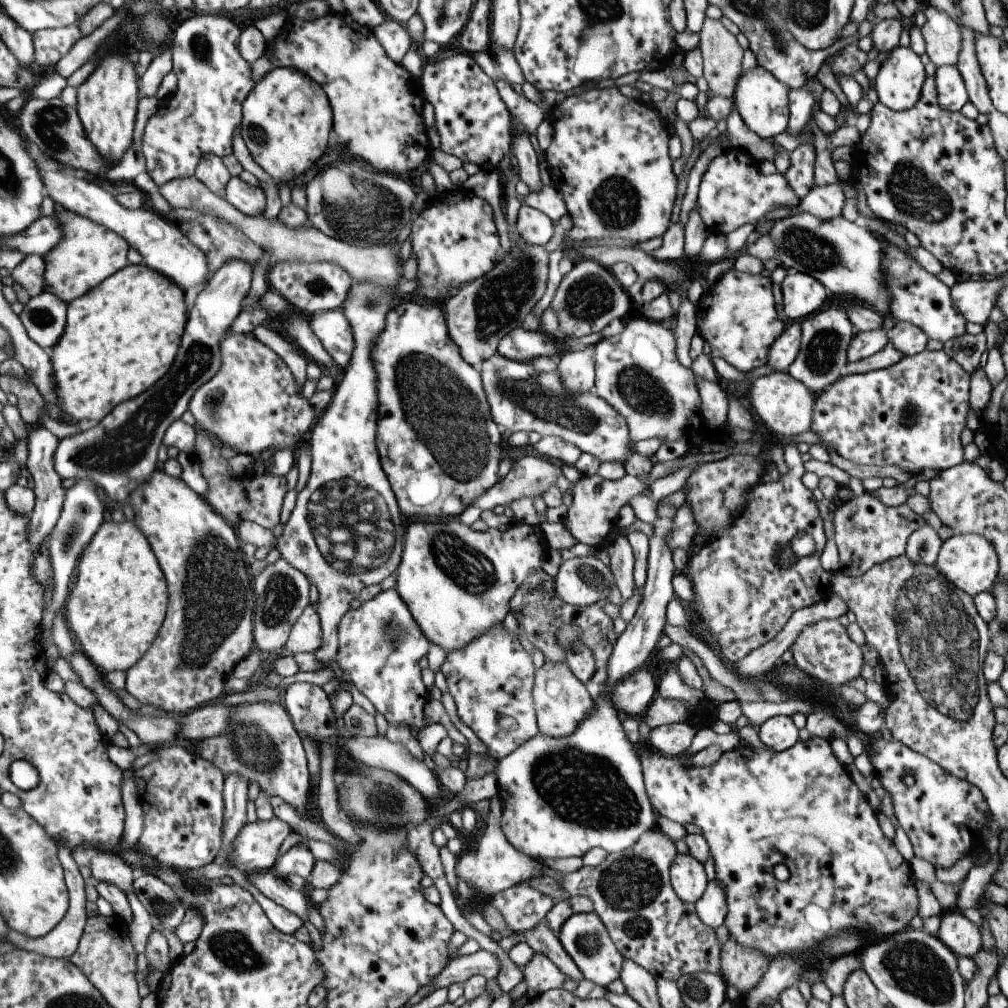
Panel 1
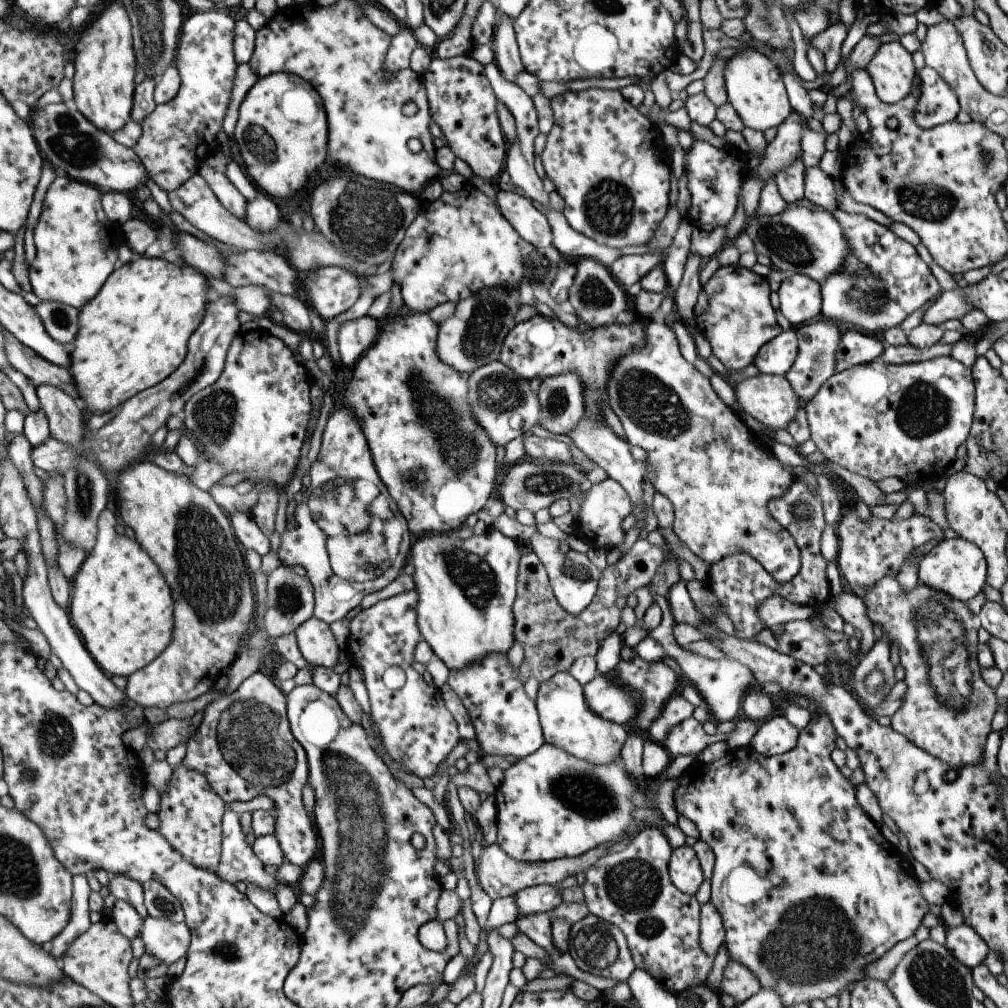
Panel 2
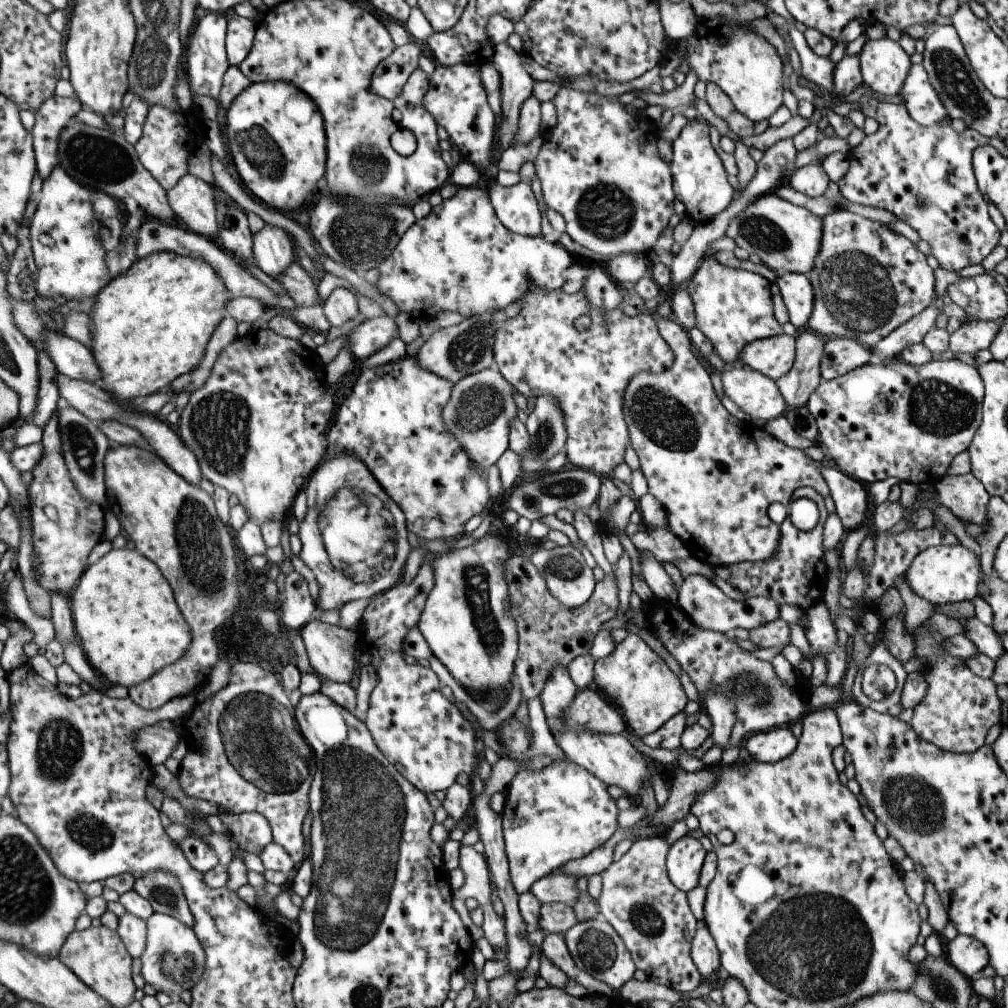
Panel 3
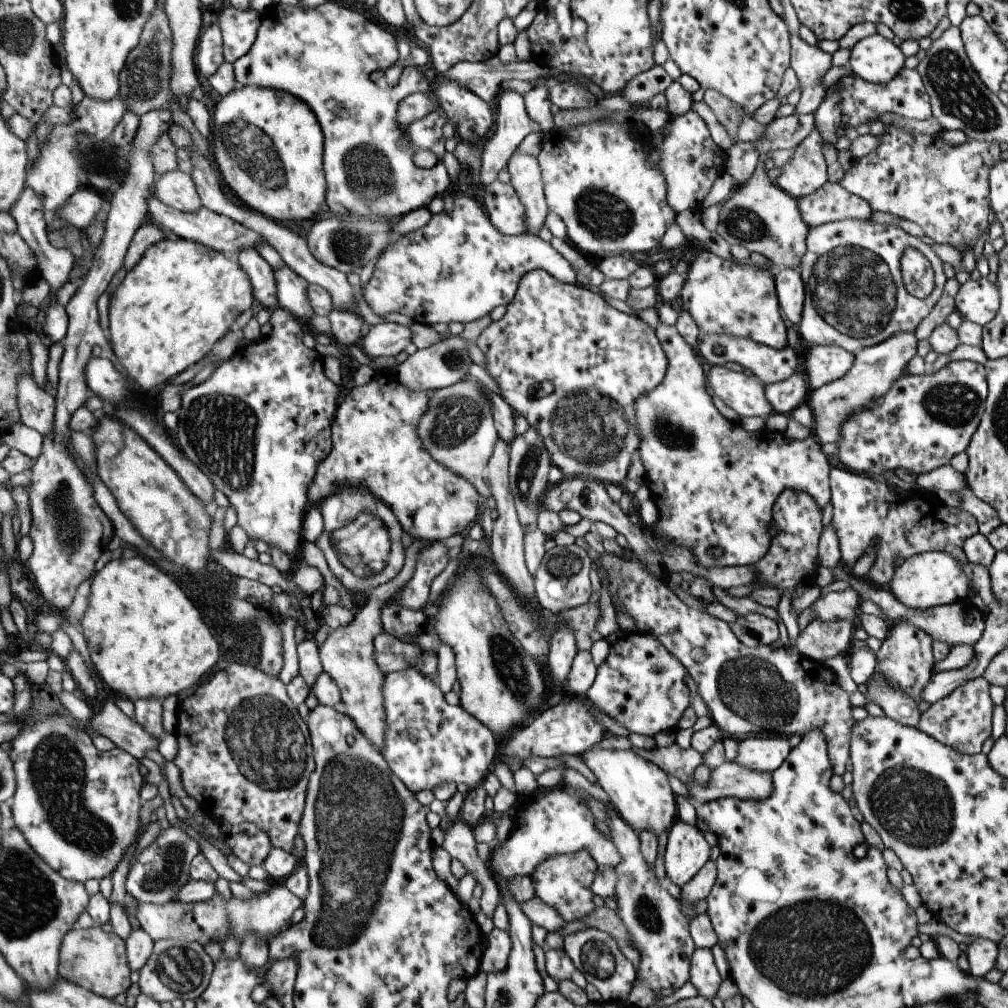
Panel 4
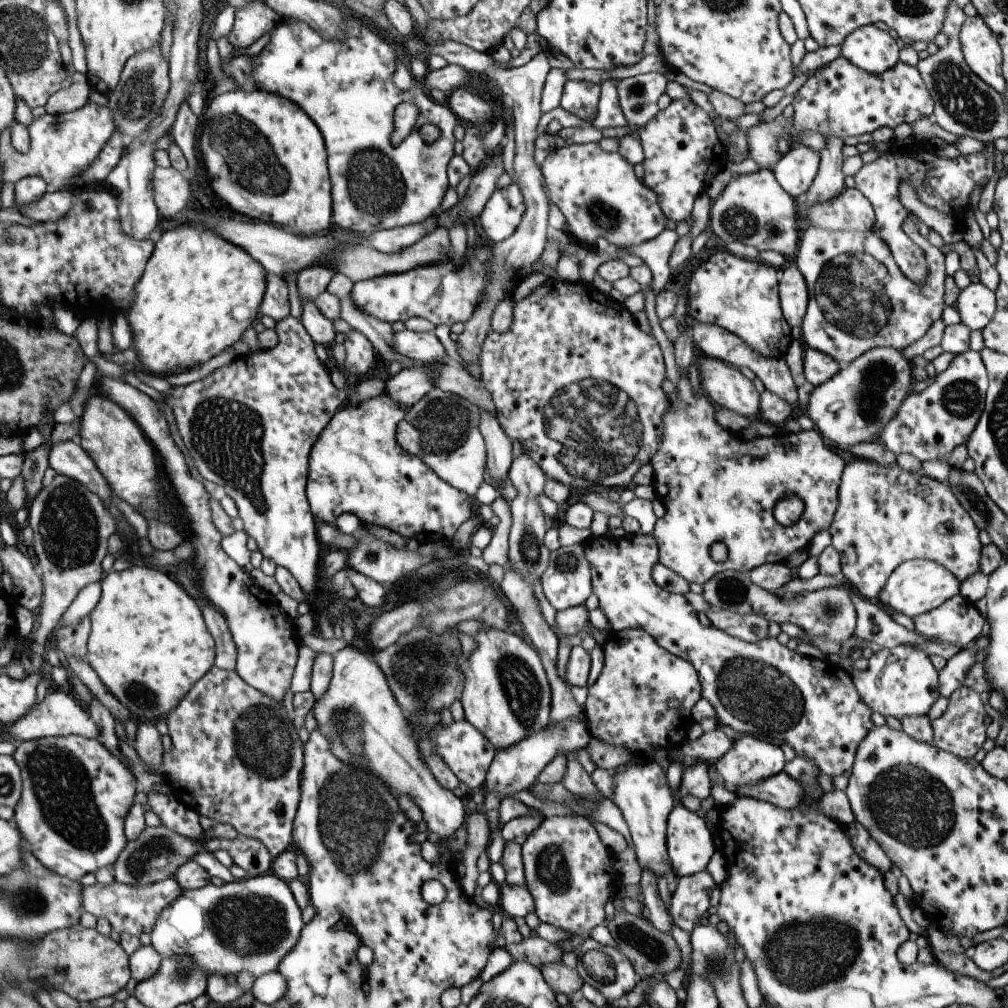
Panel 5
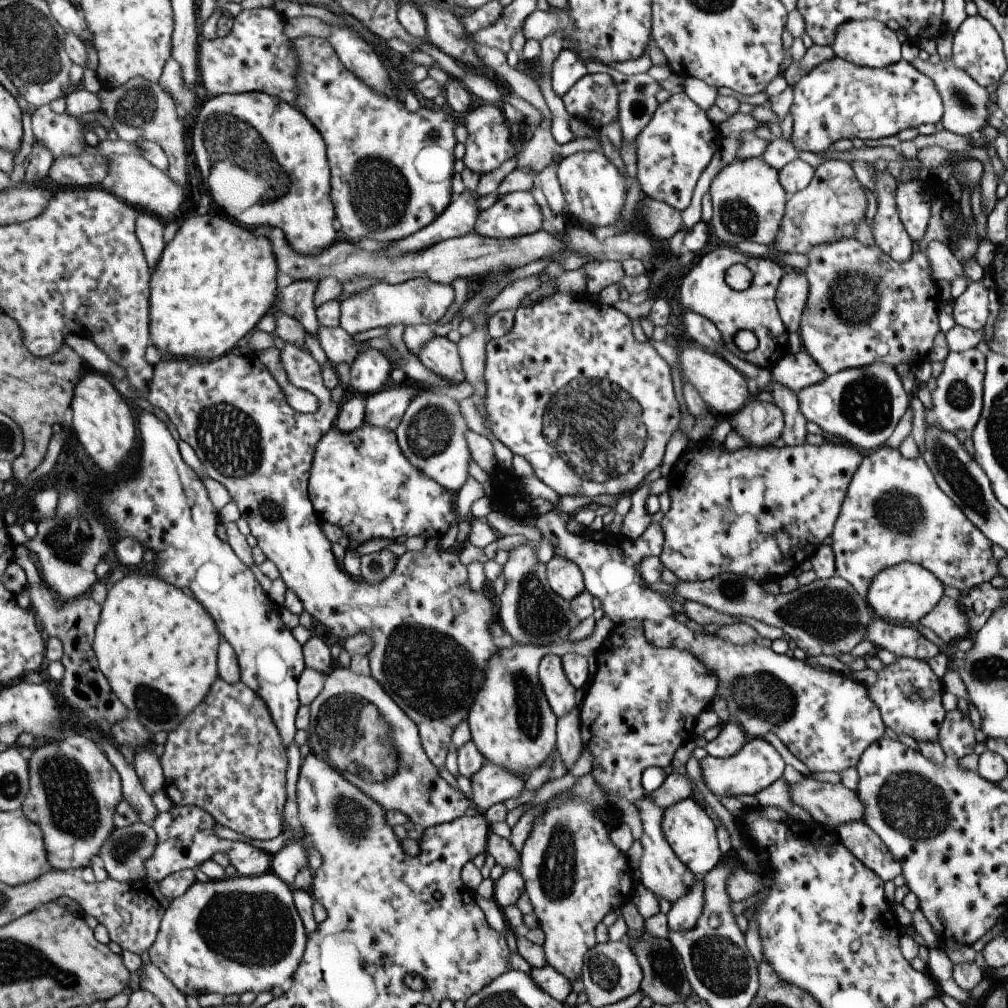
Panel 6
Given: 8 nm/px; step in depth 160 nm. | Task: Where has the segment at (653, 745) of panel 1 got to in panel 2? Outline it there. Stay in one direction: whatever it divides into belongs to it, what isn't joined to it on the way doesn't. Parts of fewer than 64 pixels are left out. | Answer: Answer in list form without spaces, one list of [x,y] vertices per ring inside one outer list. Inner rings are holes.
[[[692,717],[679,722],[677,726],[671,726],[661,746],[666,750],[669,757],[675,758],[680,755],[693,756],[697,760],[701,751],[709,744],[724,741],[727,734],[714,734],[708,736],[702,728],[702,724]]]

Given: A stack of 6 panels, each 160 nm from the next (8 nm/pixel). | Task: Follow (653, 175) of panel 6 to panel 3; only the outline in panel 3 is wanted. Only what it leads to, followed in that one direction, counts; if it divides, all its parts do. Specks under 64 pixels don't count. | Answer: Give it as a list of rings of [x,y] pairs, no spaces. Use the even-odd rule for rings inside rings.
[[[699,115],[693,120],[687,121],[685,125],[680,129],[680,132],[674,140],[671,141],[671,160],[668,162],[670,173],[672,176],[672,191],[675,198],[683,204],[686,210],[686,214],[689,220],[694,224],[709,221],[718,212],[727,208],[729,202],[731,202],[734,194],[734,190],[727,183],[727,174],[723,171],[721,160],[717,157],[715,150],[709,143],[709,129],[708,124],[704,118]]]

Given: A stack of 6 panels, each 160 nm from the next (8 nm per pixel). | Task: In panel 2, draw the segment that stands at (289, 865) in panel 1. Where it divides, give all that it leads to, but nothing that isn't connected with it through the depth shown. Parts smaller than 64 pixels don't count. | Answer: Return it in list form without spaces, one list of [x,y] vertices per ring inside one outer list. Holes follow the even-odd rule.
[[[258,671],[232,694],[220,694],[208,704],[199,725],[199,734],[195,734],[195,738],[188,742],[183,762],[187,767],[202,771],[227,804],[244,803],[261,795],[269,796],[274,801],[272,813],[275,818],[276,840],[282,854],[287,858],[287,863],[301,869],[310,864],[309,860],[315,856],[317,850],[317,838],[301,804],[301,788],[307,783],[306,752],[291,735],[284,695],[269,676]]]

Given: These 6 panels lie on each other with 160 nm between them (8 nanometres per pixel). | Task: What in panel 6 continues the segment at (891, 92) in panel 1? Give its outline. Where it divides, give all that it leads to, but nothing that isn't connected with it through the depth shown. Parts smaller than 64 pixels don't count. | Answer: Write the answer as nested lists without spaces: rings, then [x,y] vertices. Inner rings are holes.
[[[855,19],[844,22],[835,29],[833,42],[830,44],[835,57],[842,58],[855,66],[872,69],[893,65],[901,59],[900,46],[901,43],[897,41],[895,33],[885,23],[875,19]]]

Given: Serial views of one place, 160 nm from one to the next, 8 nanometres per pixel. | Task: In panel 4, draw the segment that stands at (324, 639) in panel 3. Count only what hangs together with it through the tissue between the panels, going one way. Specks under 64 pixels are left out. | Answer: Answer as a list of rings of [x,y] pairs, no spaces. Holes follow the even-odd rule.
[[[413,540],[411,545],[404,550],[404,563],[401,570],[391,580],[371,589],[367,594],[366,603],[354,619],[344,627],[335,629],[325,637],[325,640],[317,647],[318,657],[322,670],[325,671],[337,685],[342,712],[347,715],[356,727],[371,743],[375,750],[380,751],[384,741],[384,708],[382,684],[384,674],[379,671],[375,664],[372,640],[376,634],[383,632],[380,621],[380,608],[383,603],[391,602],[392,597],[403,588],[411,578],[416,563],[417,553],[426,547],[429,542]]]

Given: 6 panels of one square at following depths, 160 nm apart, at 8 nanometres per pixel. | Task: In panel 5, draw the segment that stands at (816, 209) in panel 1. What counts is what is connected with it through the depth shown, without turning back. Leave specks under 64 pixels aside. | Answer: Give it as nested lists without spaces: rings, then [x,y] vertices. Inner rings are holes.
[[[797,147],[789,148],[771,171],[779,186],[795,199],[809,188],[817,169],[818,154],[807,147]]]

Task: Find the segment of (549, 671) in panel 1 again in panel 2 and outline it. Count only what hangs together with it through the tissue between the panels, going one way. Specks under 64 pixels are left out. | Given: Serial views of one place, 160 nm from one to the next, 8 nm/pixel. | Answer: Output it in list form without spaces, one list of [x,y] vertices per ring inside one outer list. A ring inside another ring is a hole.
[[[567,671],[557,672],[547,682],[539,684],[534,706],[544,743],[567,750],[575,758],[581,758],[589,764],[607,765],[619,757],[629,727],[607,722],[599,714],[593,714],[583,700],[581,684]]]

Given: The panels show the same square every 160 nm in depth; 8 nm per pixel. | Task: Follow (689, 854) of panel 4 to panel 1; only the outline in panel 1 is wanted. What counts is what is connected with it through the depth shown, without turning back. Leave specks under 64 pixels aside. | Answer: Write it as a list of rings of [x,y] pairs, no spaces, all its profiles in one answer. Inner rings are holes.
[[[676,854],[668,876],[673,892],[682,902],[695,903],[706,890],[703,865],[689,854]]]

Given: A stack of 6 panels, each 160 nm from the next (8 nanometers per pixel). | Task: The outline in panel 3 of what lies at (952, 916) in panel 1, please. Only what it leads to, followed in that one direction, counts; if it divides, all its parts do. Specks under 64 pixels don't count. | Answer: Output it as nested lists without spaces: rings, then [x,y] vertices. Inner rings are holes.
[[[956,935],[951,941],[945,942],[945,958],[969,980],[977,977],[989,962],[983,944],[967,935]]]

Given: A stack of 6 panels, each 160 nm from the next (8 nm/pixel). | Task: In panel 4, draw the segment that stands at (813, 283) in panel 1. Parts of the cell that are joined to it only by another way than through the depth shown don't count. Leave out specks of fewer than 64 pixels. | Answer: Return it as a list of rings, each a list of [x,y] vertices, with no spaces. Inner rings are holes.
[[[791,268],[775,269],[774,289],[781,312],[785,318],[797,326],[802,315],[802,306],[806,300],[806,290],[800,274]]]

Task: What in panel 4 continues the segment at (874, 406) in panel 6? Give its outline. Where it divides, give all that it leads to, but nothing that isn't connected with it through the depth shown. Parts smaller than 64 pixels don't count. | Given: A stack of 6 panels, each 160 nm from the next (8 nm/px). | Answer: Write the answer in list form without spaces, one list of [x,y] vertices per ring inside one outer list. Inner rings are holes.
[[[913,332],[895,333],[876,345],[855,351],[850,369],[841,378],[809,391],[806,403],[813,415],[811,434],[820,445],[837,442],[840,439],[841,423],[860,408],[863,409],[880,399],[890,386],[905,374],[907,362],[916,355],[916,342]]]

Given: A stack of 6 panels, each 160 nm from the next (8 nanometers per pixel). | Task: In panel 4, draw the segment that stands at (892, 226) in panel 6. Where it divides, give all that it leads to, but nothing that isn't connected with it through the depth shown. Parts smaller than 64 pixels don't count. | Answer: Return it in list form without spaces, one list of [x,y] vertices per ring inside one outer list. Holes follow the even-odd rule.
[[[894,126],[885,127],[886,133],[877,136],[880,143],[874,152],[856,159],[857,164],[843,172],[838,183],[848,193],[867,202],[872,212],[888,212],[911,221],[920,226],[935,243],[951,245],[963,254],[965,248],[972,248],[975,240],[988,228],[991,219],[988,174],[994,163],[1000,160],[998,143],[967,139],[960,146],[951,147],[941,140],[940,135],[930,138],[922,134],[910,135]],[[905,247],[899,257],[900,276],[905,290],[915,298],[925,298],[934,287],[929,261],[916,248]]]

